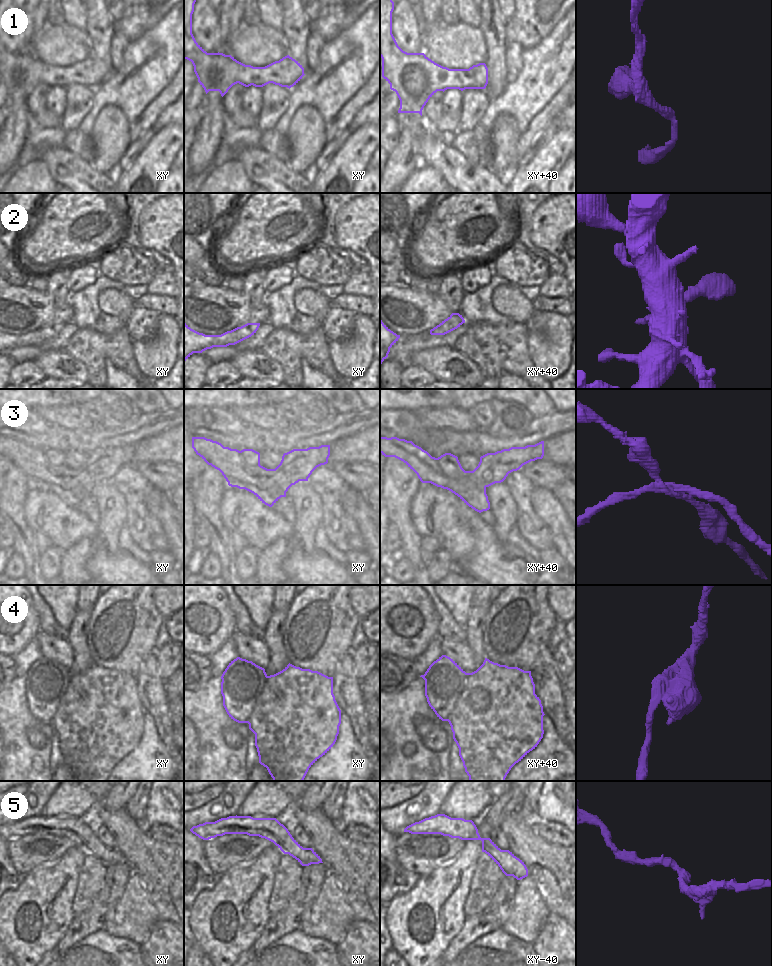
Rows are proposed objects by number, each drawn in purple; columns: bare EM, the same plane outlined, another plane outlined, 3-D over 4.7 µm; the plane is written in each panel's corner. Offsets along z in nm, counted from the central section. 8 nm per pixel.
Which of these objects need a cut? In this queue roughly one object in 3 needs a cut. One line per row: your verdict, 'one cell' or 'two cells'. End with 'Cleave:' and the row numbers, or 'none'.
1: one cell
2: one cell
3: two cells
4: one cell
5: one cell
Cleave: 3

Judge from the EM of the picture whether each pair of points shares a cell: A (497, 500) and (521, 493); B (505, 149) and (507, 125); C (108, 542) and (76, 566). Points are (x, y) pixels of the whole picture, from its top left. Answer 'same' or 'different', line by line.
A: different
B: same
C: same

